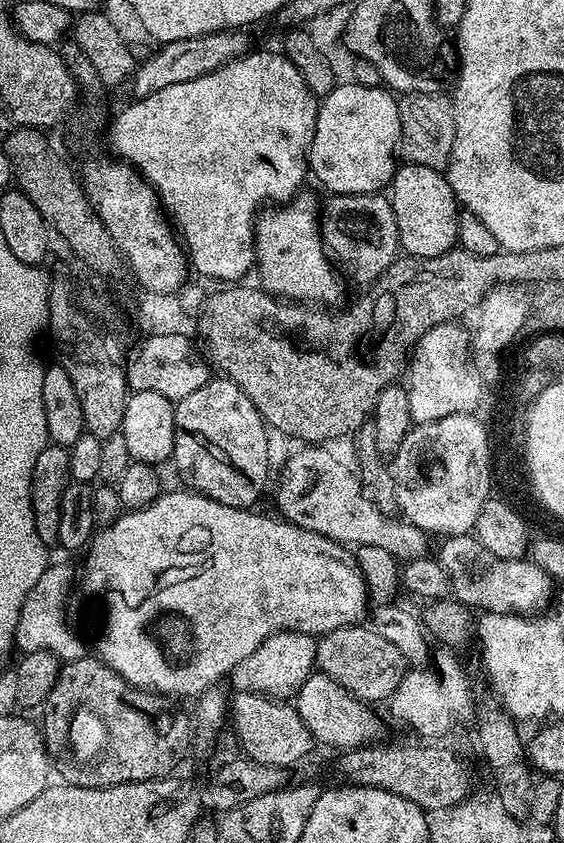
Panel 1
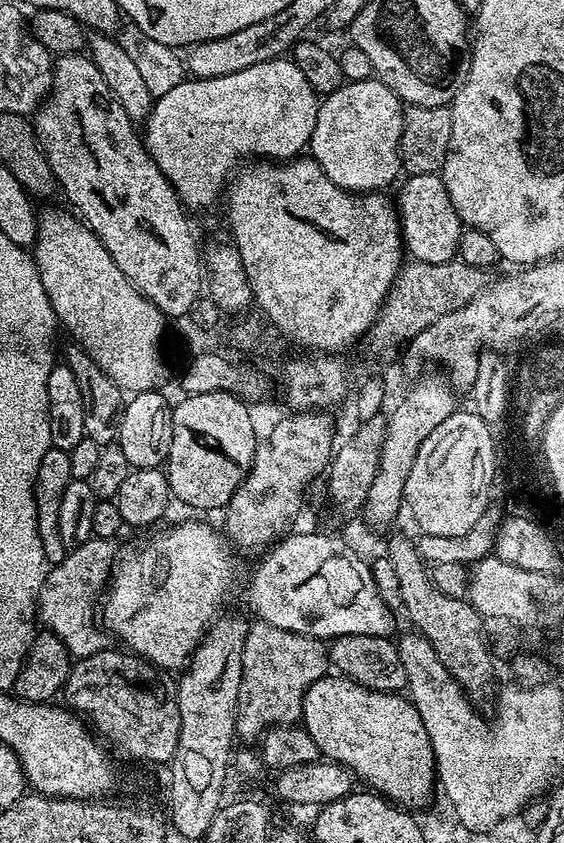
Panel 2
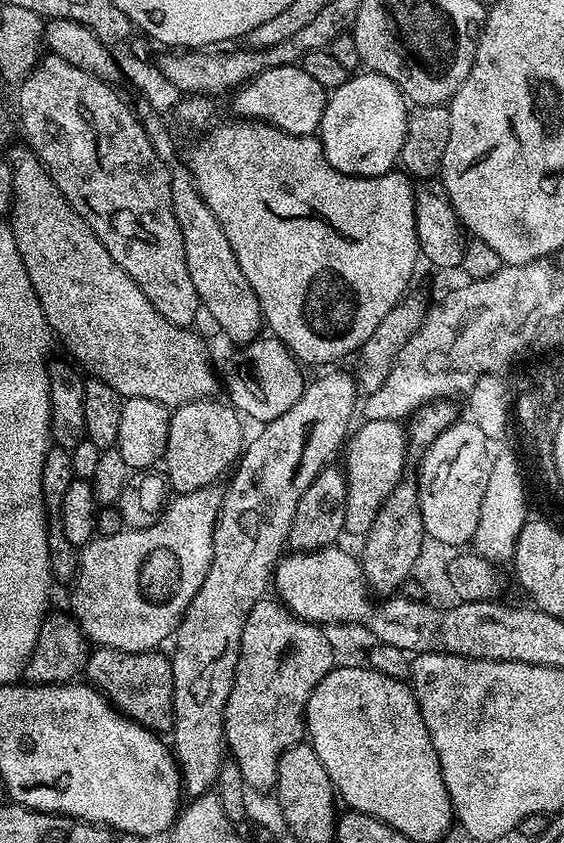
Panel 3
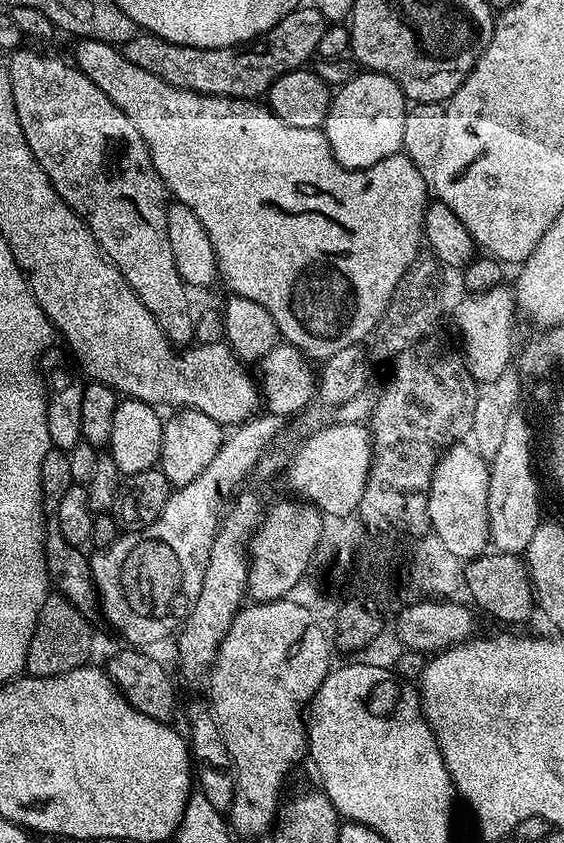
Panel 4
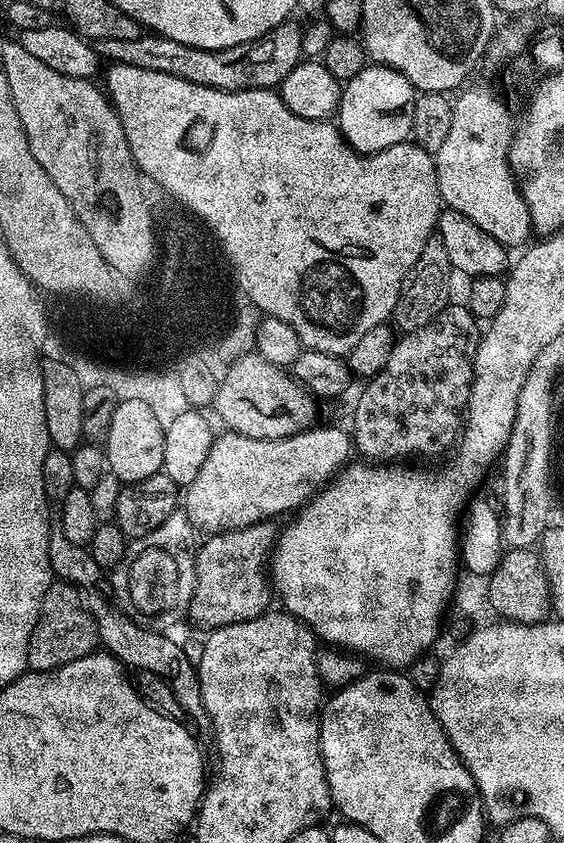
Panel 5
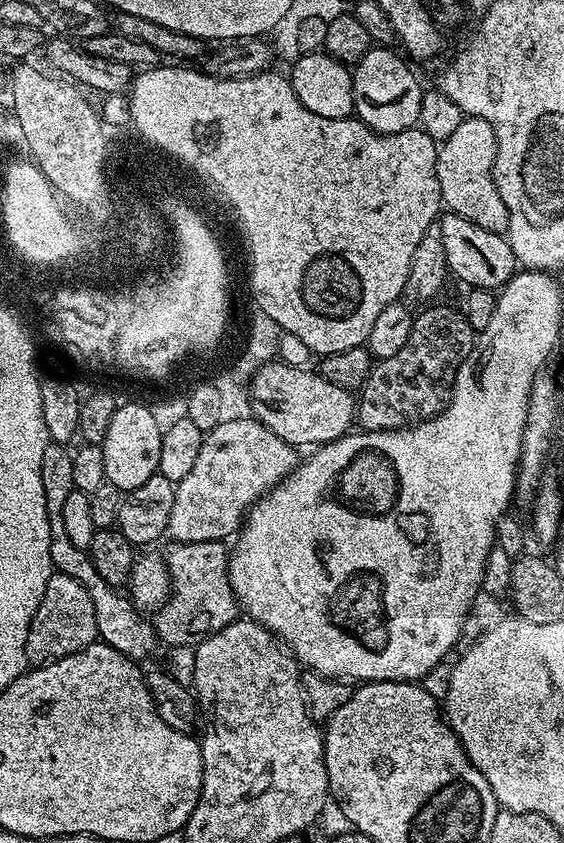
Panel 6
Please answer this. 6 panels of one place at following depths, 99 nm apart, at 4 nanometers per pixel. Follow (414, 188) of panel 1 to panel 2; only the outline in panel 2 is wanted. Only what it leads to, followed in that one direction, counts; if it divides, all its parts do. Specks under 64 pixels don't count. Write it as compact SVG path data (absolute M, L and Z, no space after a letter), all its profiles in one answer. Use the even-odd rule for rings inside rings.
M435 172L418 174L408 176L405 181L404 185L399 185L400 197L395 197L394 203L398 209L400 234L404 237L407 255L418 262L450 262L457 259L465 225L460 223L454 202L450 202L443 175Z

